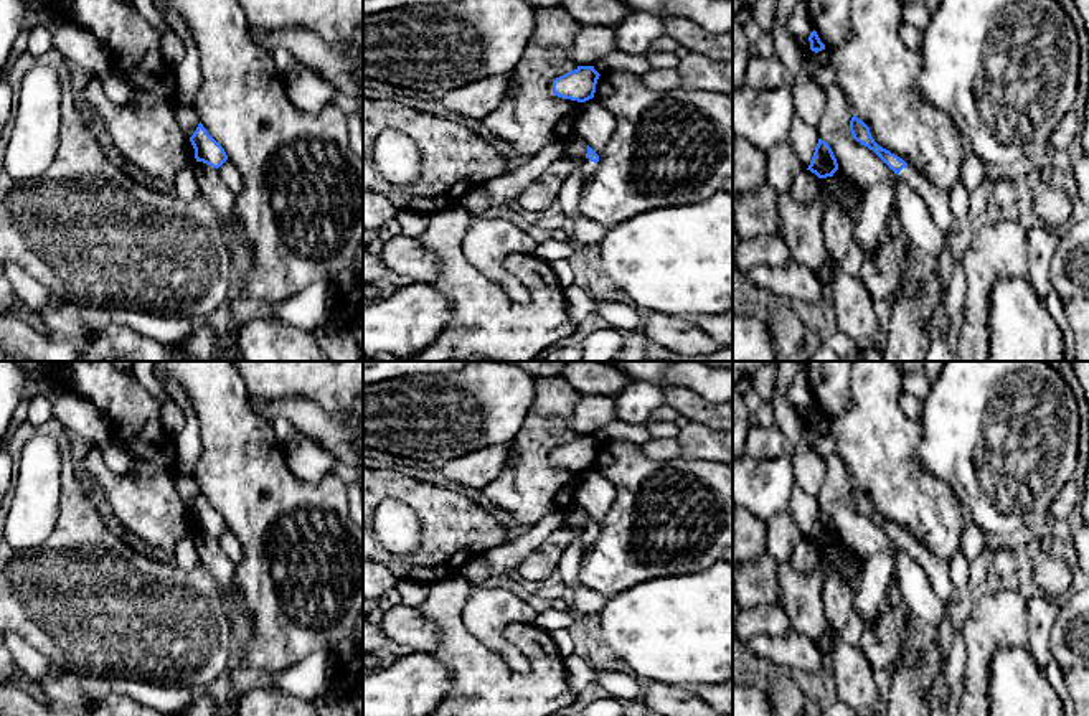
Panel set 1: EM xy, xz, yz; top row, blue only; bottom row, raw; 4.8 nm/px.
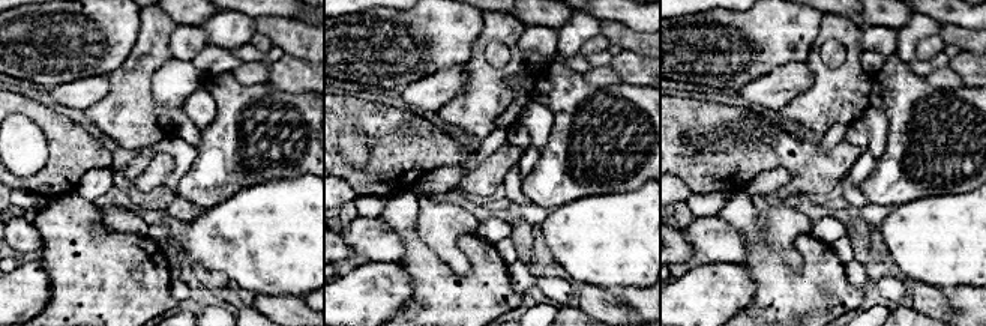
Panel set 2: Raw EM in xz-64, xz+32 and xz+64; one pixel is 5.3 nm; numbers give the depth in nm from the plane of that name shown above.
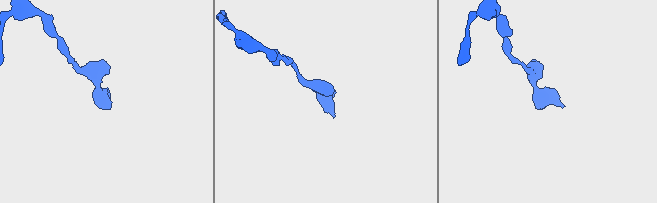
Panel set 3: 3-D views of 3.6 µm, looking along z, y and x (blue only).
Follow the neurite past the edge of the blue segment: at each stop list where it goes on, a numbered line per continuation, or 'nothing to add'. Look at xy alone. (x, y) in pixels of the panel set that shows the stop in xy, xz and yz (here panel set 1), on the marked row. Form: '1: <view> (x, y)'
nothing to add

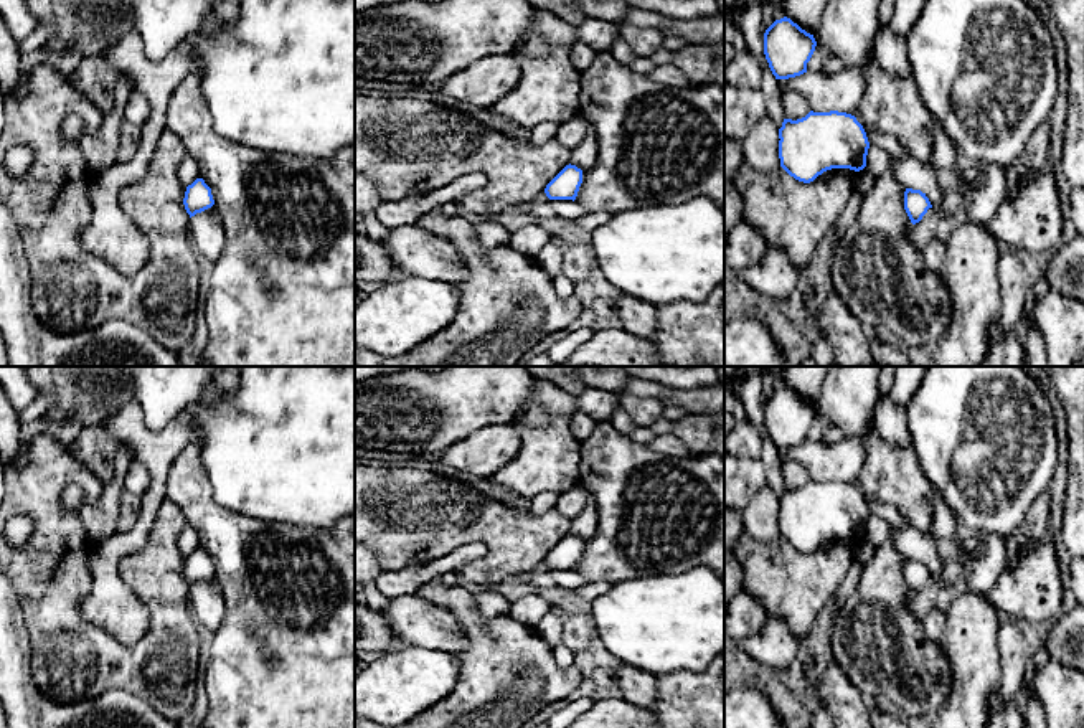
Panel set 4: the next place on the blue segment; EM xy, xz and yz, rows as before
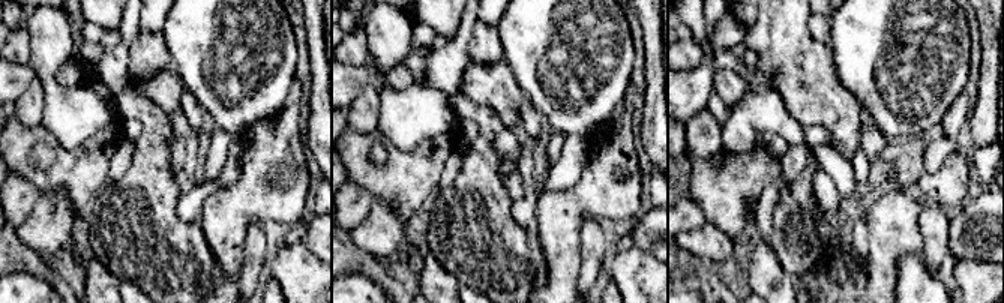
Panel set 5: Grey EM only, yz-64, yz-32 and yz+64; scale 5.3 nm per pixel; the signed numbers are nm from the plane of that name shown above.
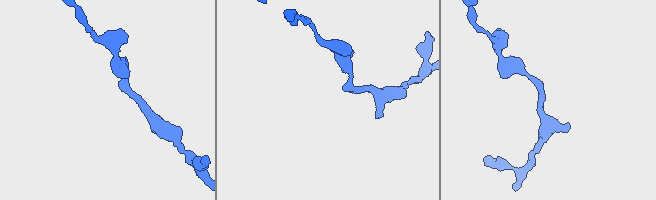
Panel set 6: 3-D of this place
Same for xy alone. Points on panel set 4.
nothing to add

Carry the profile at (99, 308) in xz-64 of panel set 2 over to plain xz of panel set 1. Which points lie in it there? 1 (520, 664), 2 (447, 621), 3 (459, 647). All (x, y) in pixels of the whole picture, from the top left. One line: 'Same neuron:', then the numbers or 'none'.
Same neuron: 2, 3

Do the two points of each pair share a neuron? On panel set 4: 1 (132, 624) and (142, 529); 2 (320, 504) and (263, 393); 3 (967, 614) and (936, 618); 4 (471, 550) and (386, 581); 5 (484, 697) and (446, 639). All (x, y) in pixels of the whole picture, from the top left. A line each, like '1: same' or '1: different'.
1: same
2: same
3: different
4: same
5: different

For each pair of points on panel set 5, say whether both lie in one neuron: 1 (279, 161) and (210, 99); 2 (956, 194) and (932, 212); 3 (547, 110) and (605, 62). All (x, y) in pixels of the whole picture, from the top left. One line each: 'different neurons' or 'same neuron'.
1: different neurons
2: different neurons
3: same neuron

